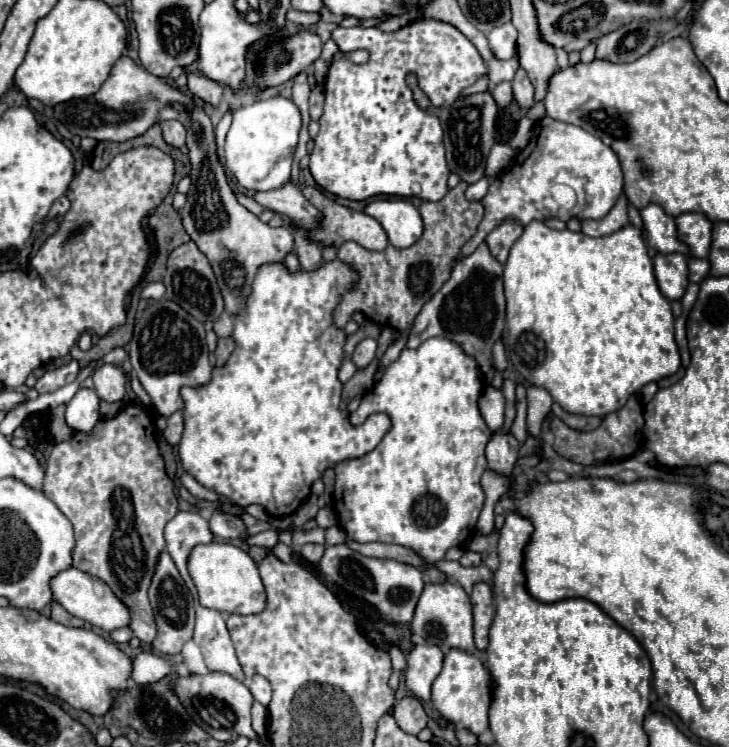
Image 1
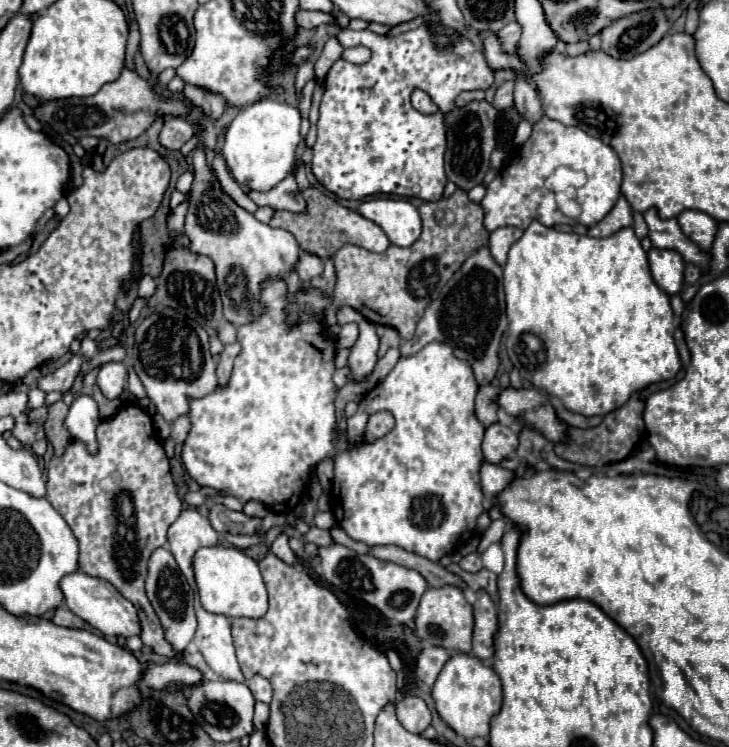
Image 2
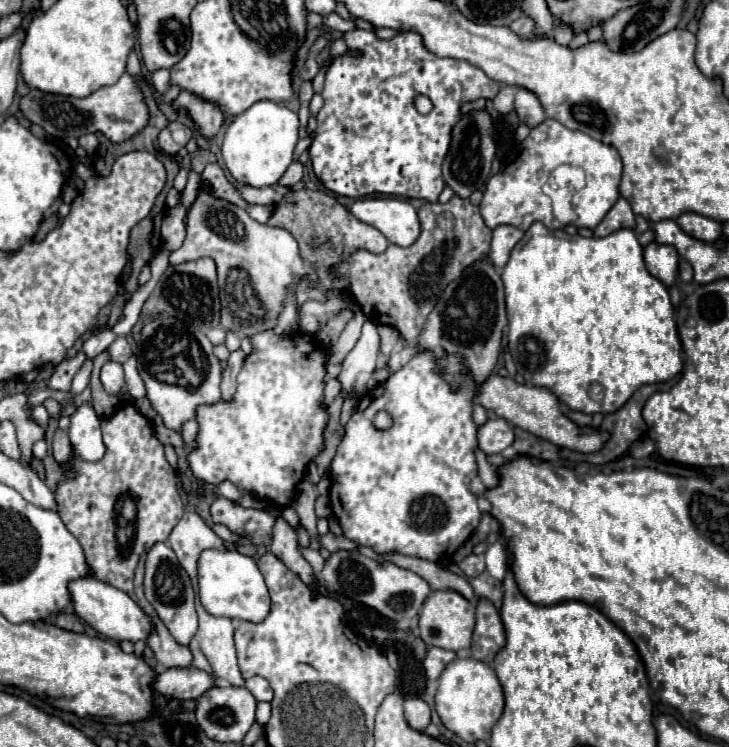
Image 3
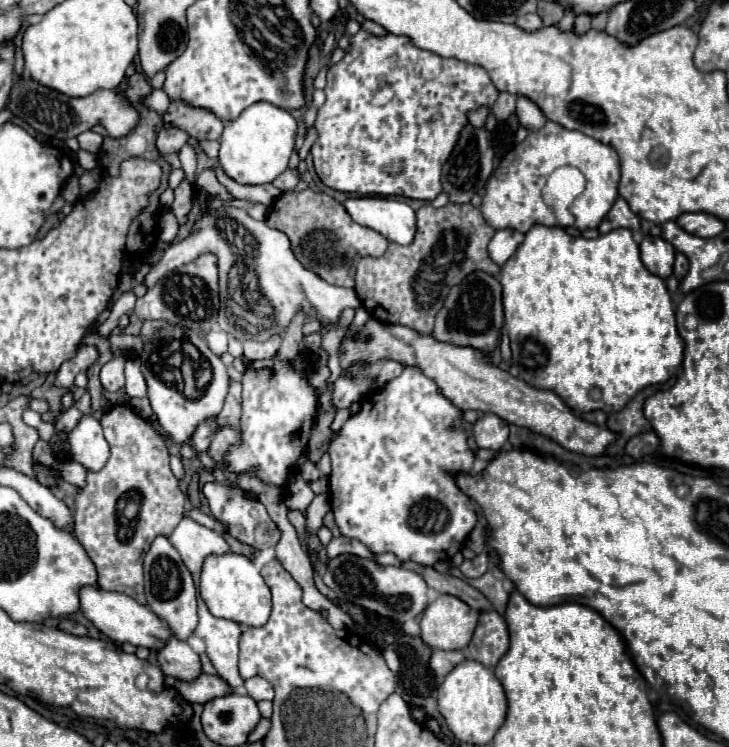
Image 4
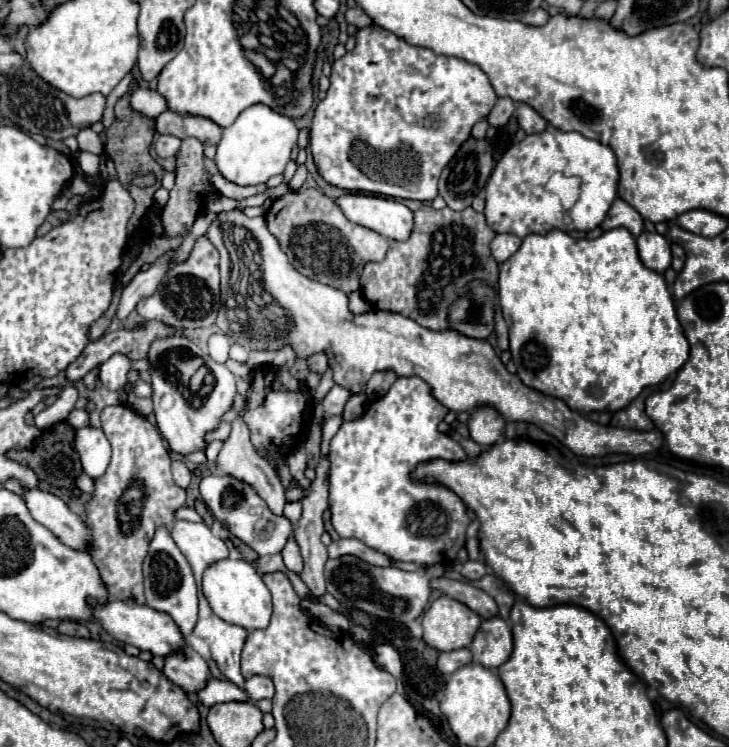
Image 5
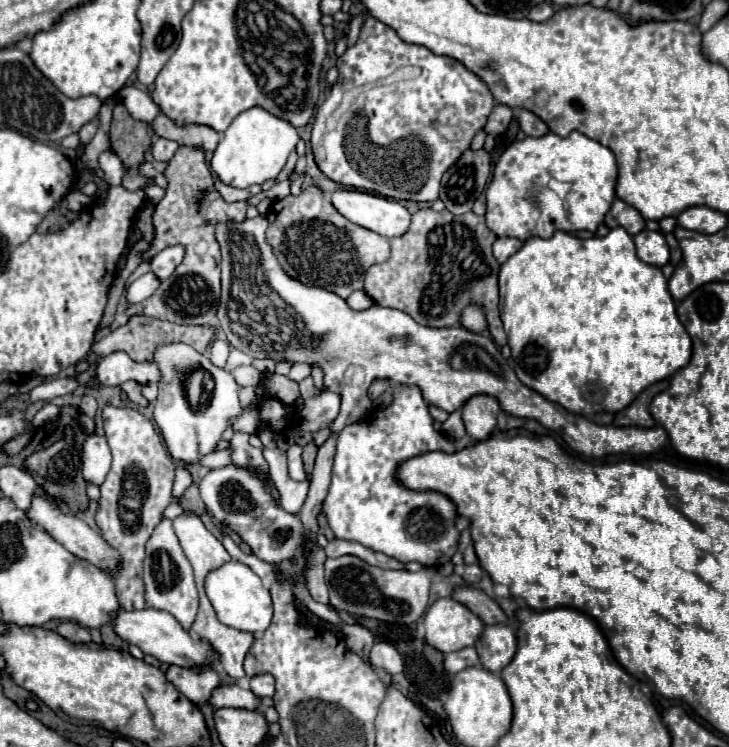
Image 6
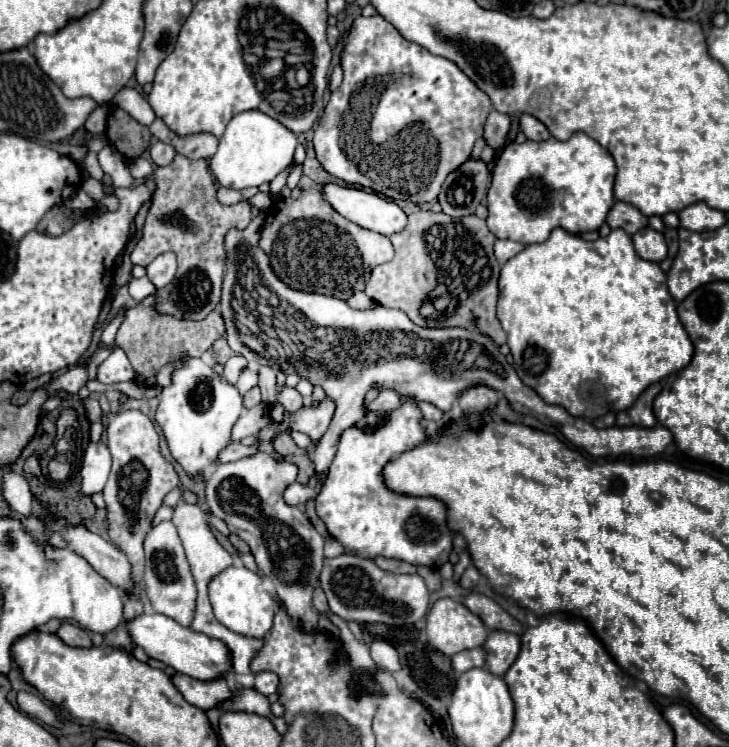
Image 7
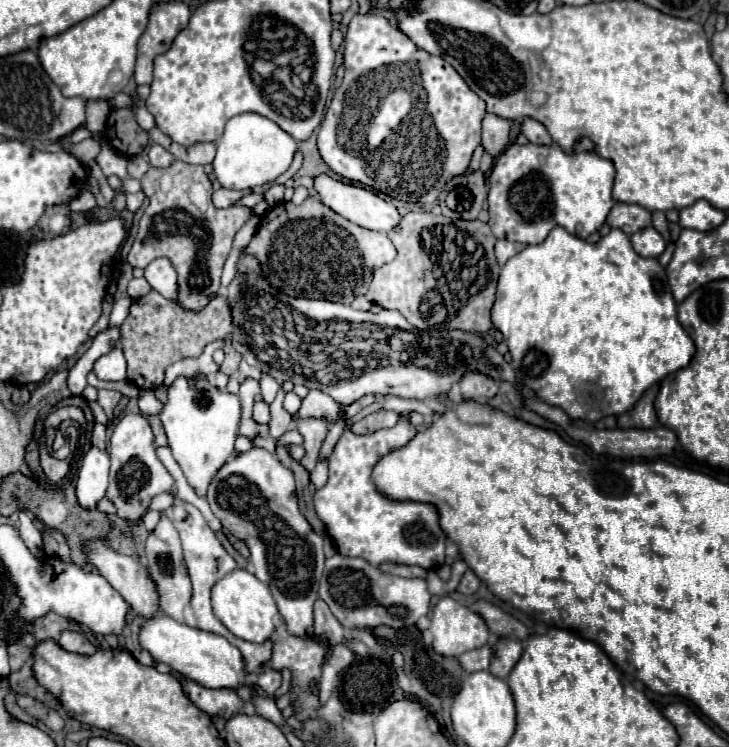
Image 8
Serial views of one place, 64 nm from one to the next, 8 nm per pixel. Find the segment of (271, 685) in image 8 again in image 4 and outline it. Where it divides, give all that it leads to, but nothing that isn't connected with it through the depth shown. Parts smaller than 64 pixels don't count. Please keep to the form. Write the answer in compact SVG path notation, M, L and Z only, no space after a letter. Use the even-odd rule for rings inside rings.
M252 676L252 678L248 678L248 680L244 682L244 688L246 688L246 692L248 692L256 702L260 702L260 700L272 700L272 698L274 698L274 690L272 690L270 682L264 680L262 676Z

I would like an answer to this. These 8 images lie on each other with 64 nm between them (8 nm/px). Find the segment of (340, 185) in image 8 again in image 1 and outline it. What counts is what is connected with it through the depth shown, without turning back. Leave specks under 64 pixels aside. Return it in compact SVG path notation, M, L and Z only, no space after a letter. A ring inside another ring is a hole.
M374 200L364 212L380 220L390 244L396 248L410 248L422 236L420 212L408 200Z

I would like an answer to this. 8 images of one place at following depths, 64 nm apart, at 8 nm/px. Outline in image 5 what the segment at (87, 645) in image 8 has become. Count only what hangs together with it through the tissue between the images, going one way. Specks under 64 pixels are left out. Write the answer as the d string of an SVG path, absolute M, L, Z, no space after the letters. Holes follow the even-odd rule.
M62 620L60 626L58 626L58 630L60 630L62 634L76 636L76 638L88 638L88 636L90 636L90 632L88 632L88 628L86 628L84 624L72 622L72 620Z

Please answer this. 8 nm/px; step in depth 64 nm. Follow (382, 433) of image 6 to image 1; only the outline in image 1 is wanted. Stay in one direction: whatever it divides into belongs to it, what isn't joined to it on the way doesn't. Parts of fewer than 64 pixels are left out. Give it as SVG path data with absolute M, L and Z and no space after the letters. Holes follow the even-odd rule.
M436 336L422 342L416 350L404 348L400 352L384 370L382 380L364 394L358 410L350 414L352 424L362 424L370 414L384 412L390 416L392 428L370 454L344 460L334 468L334 510L348 536L360 542L404 544L430 564L442 560L448 548L460 546L472 538L484 506L484 492L480 488L480 476L488 468L484 448L492 438L492 430L478 410L482 390L484 382L478 374L476 360L454 340Z

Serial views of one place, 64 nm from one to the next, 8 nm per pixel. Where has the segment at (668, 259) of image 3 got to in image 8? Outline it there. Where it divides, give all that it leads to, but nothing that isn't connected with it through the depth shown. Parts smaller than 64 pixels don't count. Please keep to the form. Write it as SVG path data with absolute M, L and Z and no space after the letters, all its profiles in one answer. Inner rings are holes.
M648 226L640 232L634 232L630 236L630 240L632 240L634 250L644 258L658 258L666 250L664 238L652 226Z

